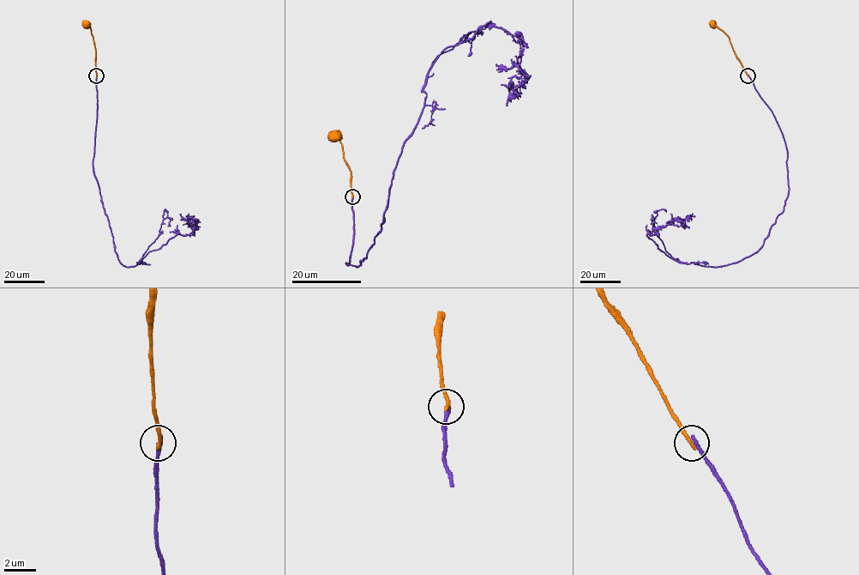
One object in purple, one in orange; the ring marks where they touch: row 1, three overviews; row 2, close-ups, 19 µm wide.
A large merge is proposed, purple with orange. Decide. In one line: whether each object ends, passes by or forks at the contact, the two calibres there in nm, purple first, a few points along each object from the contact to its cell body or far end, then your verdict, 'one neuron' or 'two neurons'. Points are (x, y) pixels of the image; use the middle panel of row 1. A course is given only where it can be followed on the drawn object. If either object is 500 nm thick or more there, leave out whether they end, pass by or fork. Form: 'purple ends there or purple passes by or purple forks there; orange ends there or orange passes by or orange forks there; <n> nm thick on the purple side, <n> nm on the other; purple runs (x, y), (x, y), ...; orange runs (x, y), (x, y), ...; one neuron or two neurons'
purple ends there; orange ends there; 280 nm thick on the purple side, 240 nm on the other; purple runs (352, 196), (346, 263), (357, 267), (380, 232), (435, 58), (488, 22), (523, 45), (507, 105); orange runs (352, 196), (351, 172), (344, 158), (342, 143), (336, 136); two neurons

